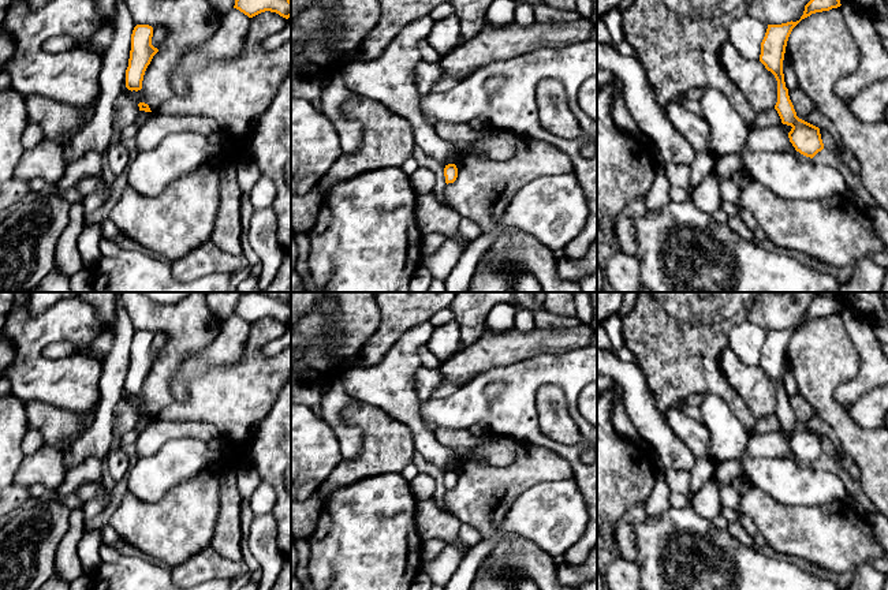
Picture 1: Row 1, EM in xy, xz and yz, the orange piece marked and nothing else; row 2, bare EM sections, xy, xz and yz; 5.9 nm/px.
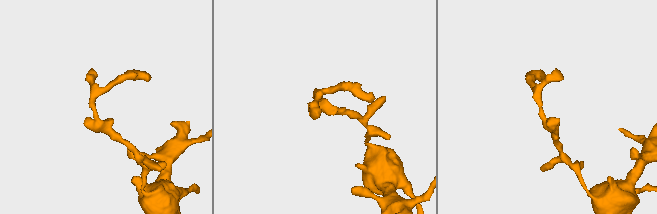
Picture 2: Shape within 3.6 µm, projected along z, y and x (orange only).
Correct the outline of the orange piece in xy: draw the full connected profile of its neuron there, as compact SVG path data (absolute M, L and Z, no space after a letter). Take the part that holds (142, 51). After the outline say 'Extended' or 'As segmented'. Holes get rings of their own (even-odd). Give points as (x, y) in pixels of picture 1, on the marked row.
M137 25L133 30L128 67L126 70L126 87L131 92L142 89L145 71L158 52L152 45L152 37L153 27L149 25Z. As segmented

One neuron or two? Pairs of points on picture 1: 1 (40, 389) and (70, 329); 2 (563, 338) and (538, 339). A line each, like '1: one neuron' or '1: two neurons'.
1: one neuron
2: one neuron

